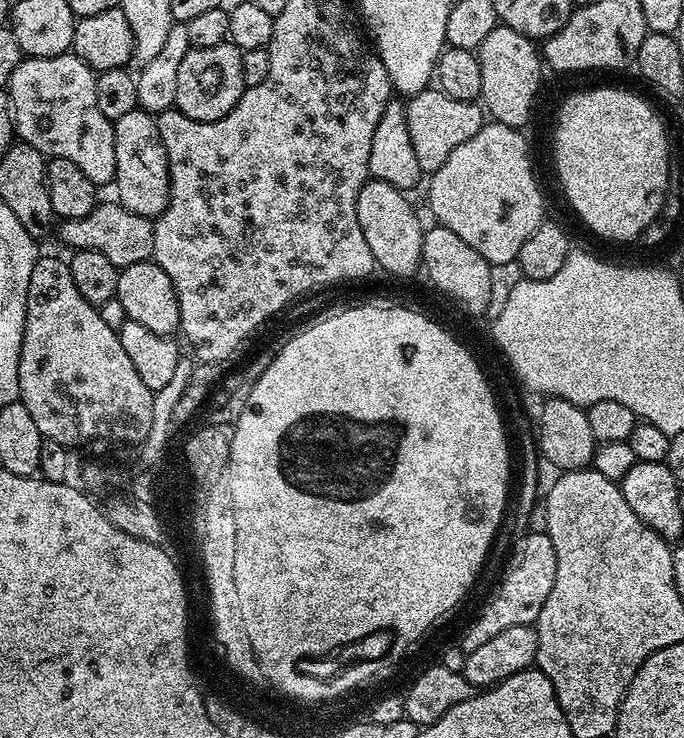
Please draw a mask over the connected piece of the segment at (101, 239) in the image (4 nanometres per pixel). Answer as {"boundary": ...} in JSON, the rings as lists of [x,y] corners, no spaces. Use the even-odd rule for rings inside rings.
{"boundary":[[[119,202],[97,203],[96,207],[90,210],[90,214],[73,220],[65,219],[61,224],[64,225],[60,228],[60,240],[64,244],[69,244],[69,249],[100,252],[104,257],[110,258],[110,262],[114,262],[114,266],[118,270],[143,260],[152,260],[153,221],[147,216],[134,214]]]}

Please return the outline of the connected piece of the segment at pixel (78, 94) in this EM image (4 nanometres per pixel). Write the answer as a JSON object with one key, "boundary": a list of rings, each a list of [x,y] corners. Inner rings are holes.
{"boundary":[[[75,54],[54,58],[21,59],[10,74],[7,86],[8,102],[12,109],[14,132],[23,143],[34,146],[45,157],[66,158],[97,186],[111,185],[116,178],[114,162],[113,121],[102,114],[96,105],[94,86],[97,73]]]}

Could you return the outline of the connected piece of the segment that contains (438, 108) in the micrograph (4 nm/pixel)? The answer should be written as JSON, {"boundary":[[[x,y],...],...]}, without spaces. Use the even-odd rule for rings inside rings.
{"boundary":[[[429,86],[420,92],[411,93],[404,104],[404,113],[406,114],[406,126],[410,130],[410,142],[414,146],[414,154],[418,154],[418,166],[424,174],[439,170],[442,162],[446,162],[446,158],[450,158],[450,154],[458,150],[462,142],[468,142],[470,138],[474,138],[474,134],[478,134],[478,130],[486,123],[485,109],[479,103],[458,102],[458,98],[450,98],[436,86]]]}

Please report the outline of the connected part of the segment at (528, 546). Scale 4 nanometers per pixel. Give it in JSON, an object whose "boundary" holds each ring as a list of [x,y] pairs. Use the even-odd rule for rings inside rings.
{"boundary":[[[525,531],[525,536],[512,548],[512,557],[504,568],[504,577],[496,588],[496,593],[484,604],[484,609],[472,620],[472,625],[458,640],[465,653],[478,650],[485,642],[490,642],[494,634],[502,634],[509,626],[535,625],[546,598],[550,598],[550,589],[554,587],[554,578],[558,570],[558,558],[554,554],[554,542],[550,542],[547,532]]]}

